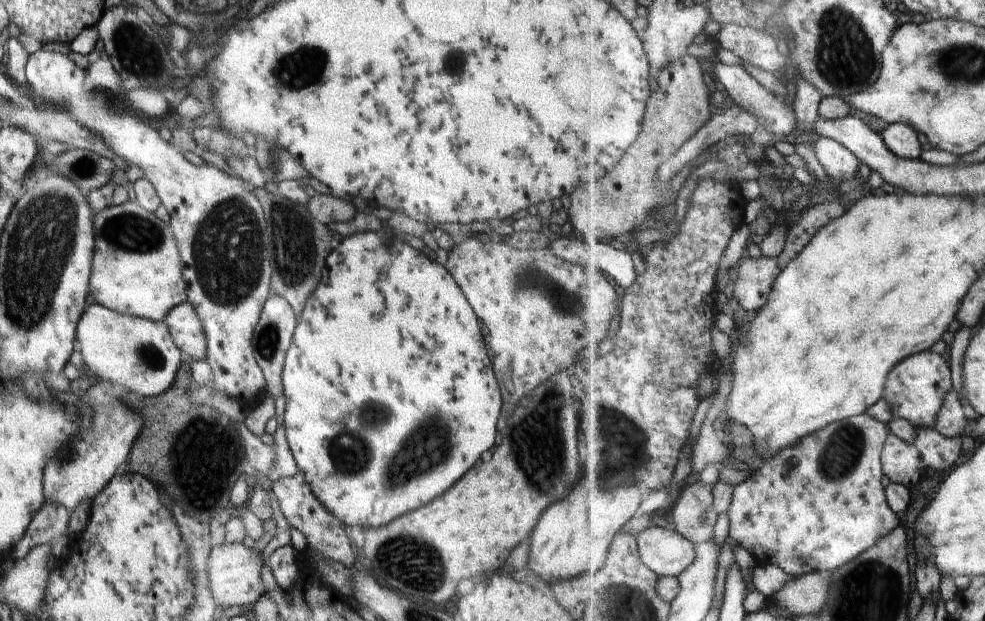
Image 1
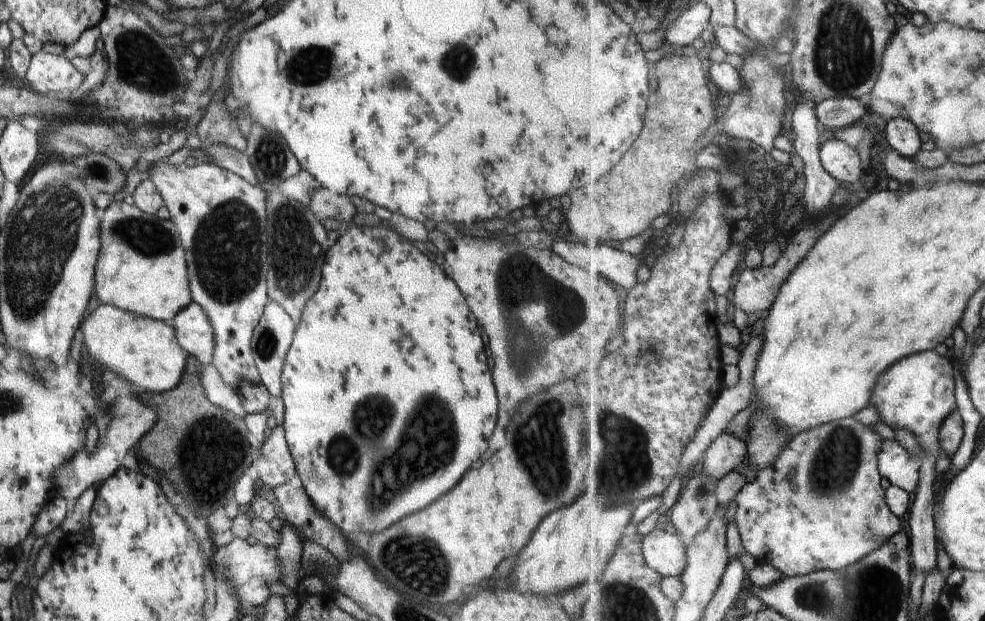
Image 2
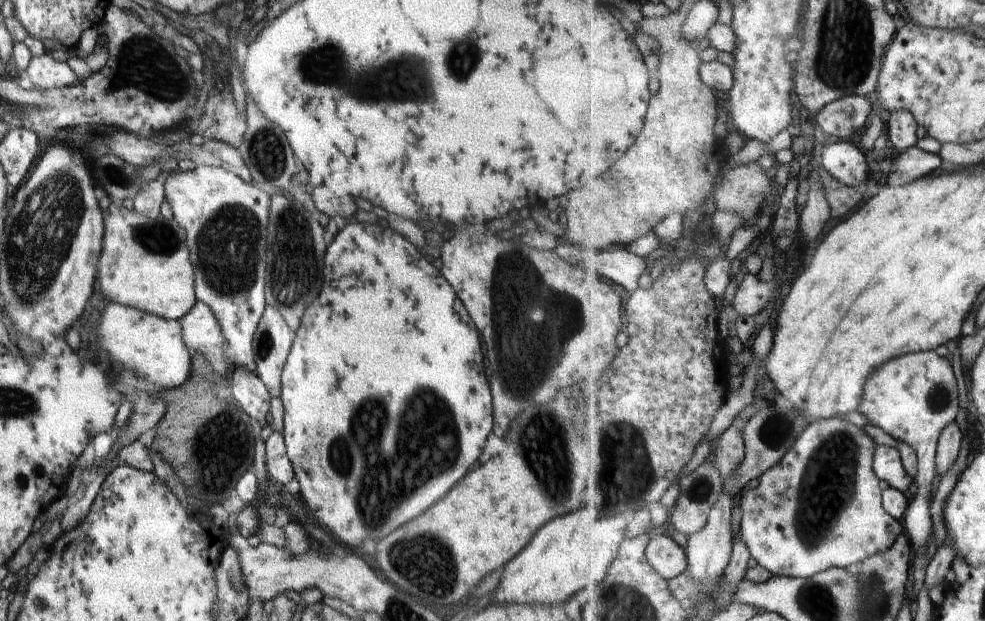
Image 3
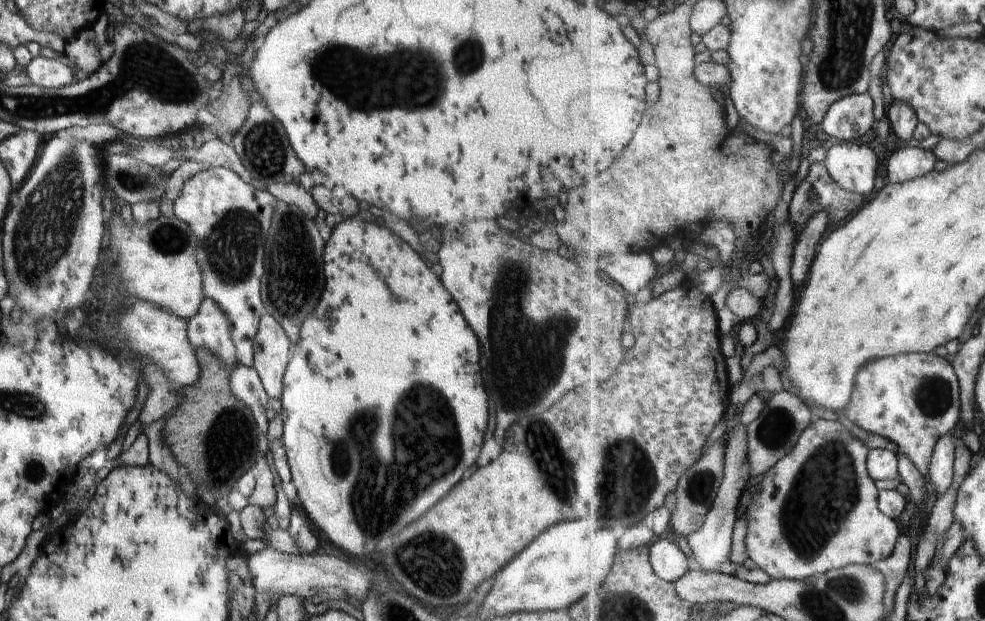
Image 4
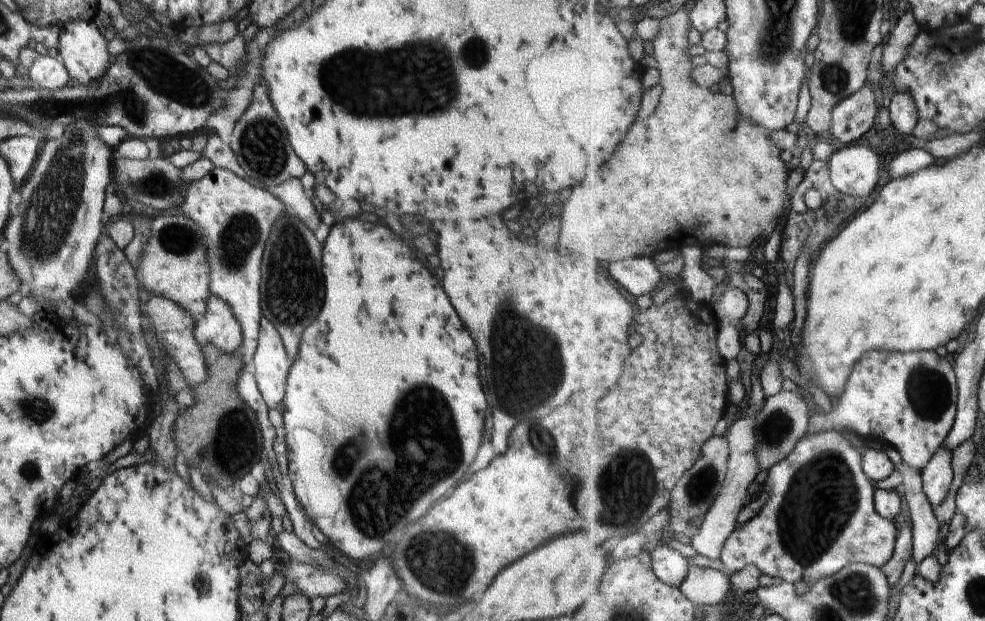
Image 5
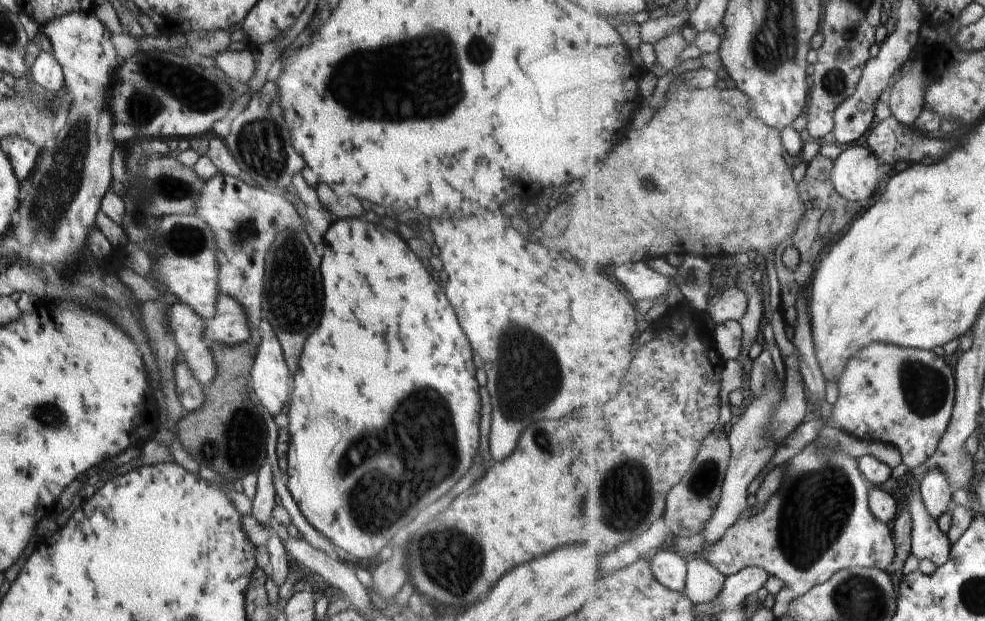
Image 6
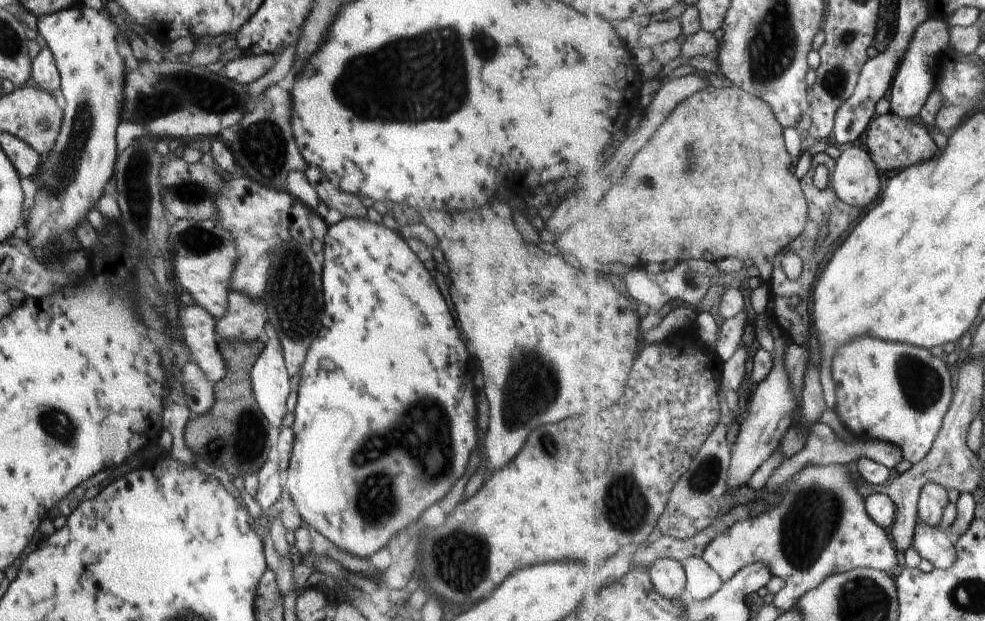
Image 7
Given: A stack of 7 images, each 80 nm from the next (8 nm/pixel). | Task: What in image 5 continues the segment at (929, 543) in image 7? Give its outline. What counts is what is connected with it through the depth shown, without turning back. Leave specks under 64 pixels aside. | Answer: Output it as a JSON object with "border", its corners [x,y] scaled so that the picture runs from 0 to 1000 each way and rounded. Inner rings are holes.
{"border":[[[918,744],[916,752],[916,784],[921,800],[928,852],[930,853],[930,905],[936,908],[940,899],[950,895],[957,911],[961,911],[965,889],[954,870],[954,847],[949,816],[942,792],[936,754]]]}

